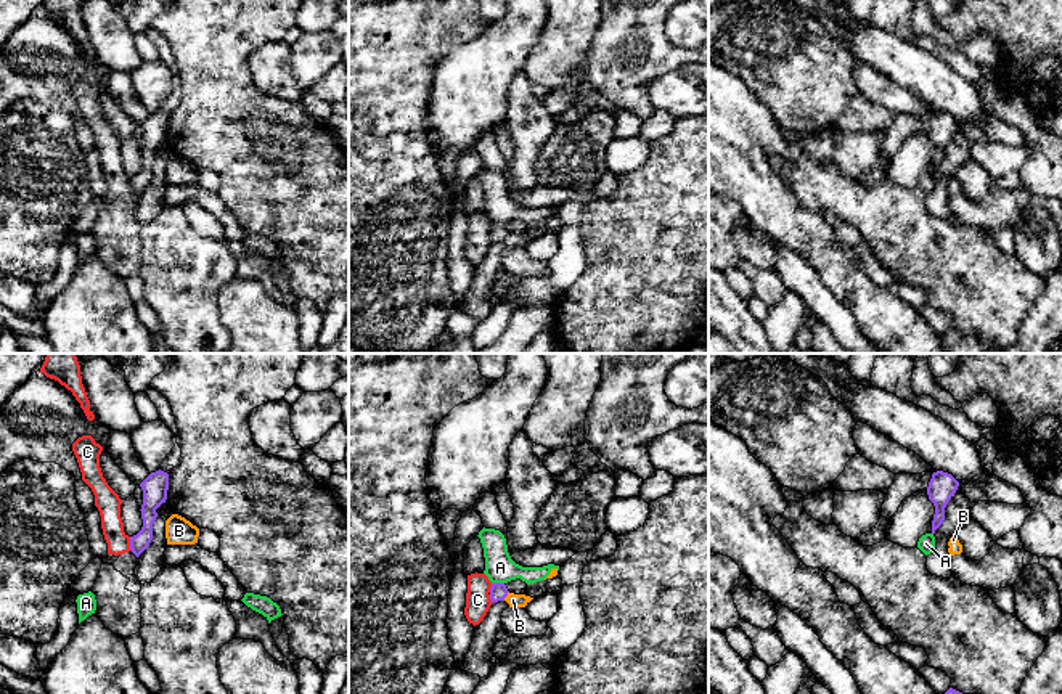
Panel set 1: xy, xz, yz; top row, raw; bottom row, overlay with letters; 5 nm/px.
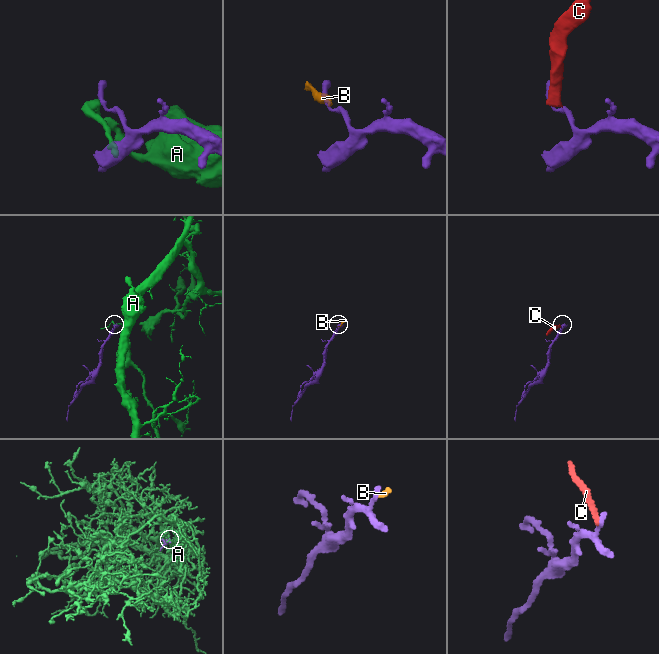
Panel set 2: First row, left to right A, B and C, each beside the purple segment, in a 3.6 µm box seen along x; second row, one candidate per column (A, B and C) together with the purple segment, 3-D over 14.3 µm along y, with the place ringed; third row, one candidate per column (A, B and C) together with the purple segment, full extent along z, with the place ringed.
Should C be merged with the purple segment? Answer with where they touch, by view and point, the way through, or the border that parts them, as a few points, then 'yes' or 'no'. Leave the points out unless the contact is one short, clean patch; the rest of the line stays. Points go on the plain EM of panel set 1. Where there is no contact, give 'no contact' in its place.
meets purple in xy at (130, 183); border along xy (129, 177), (132, 190); no

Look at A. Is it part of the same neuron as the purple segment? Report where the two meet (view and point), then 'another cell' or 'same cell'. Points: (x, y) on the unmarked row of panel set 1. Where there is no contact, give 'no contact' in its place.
xz (498, 224) | another cell

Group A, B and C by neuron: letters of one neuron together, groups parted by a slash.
A / B / C

